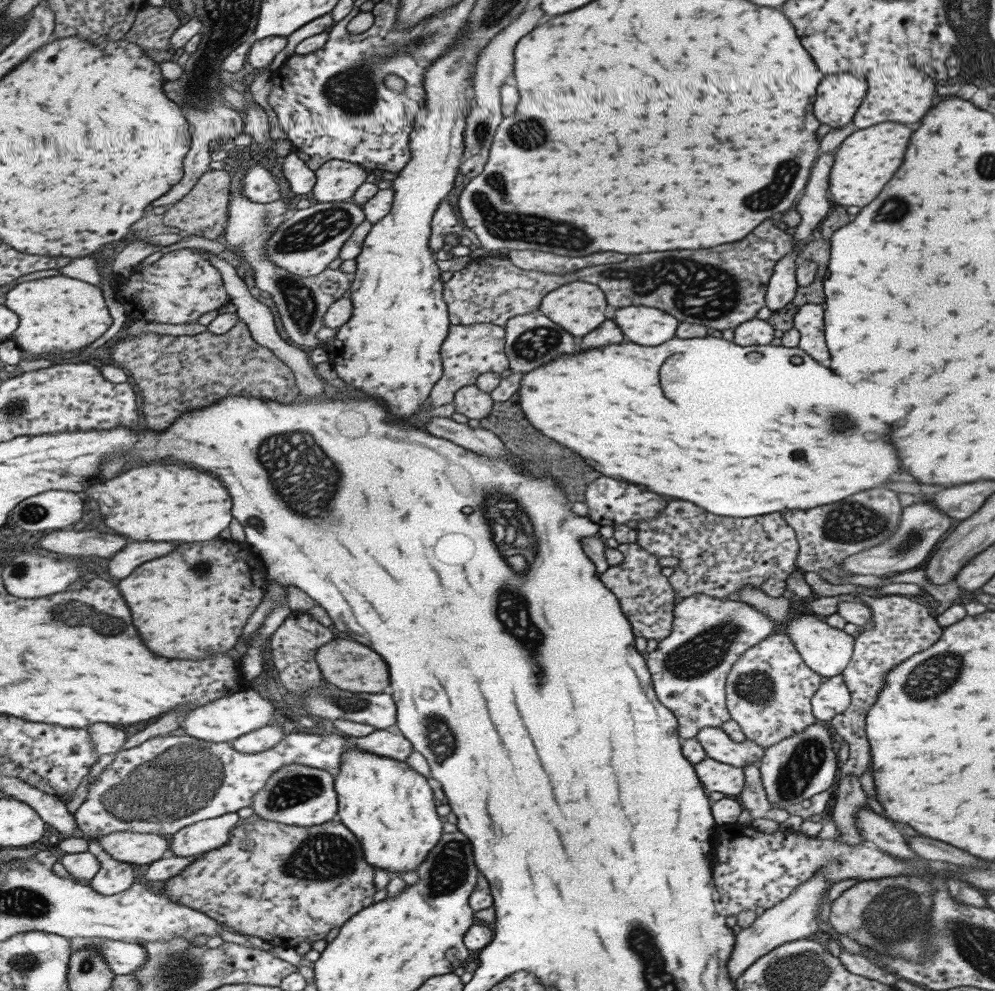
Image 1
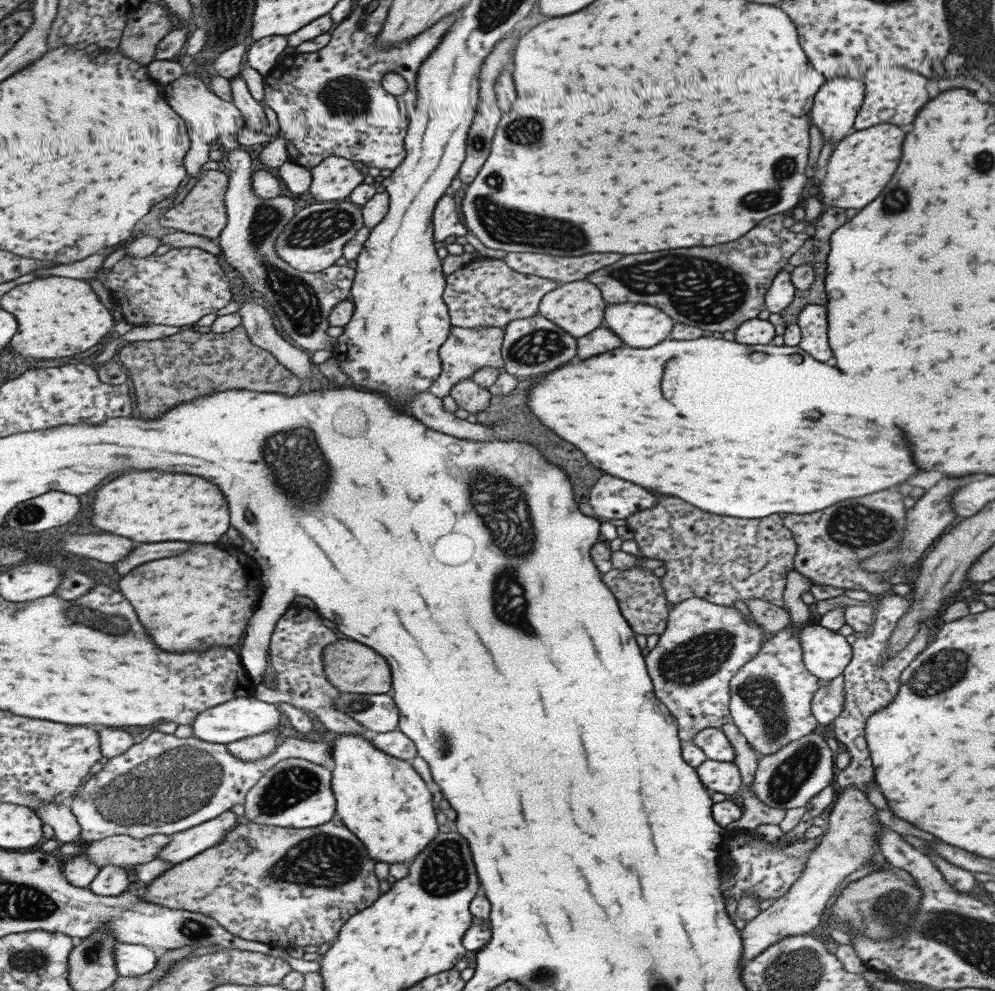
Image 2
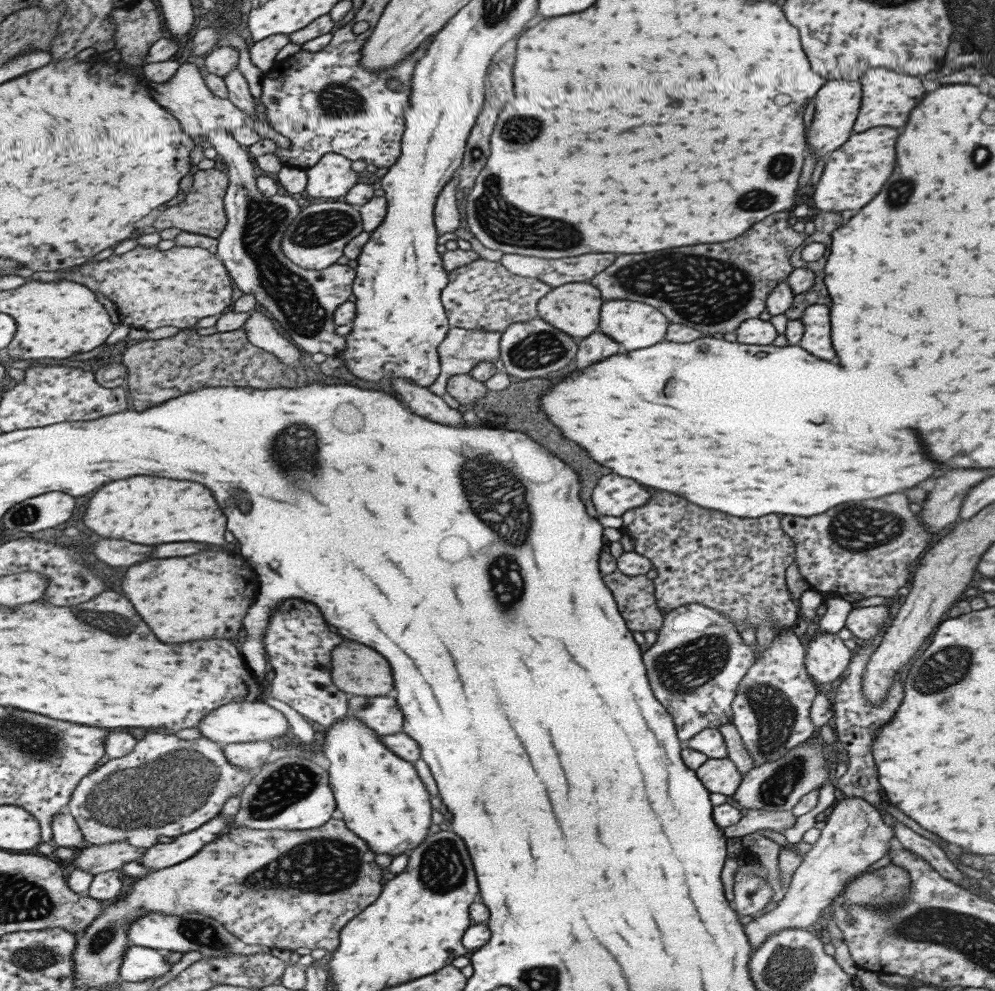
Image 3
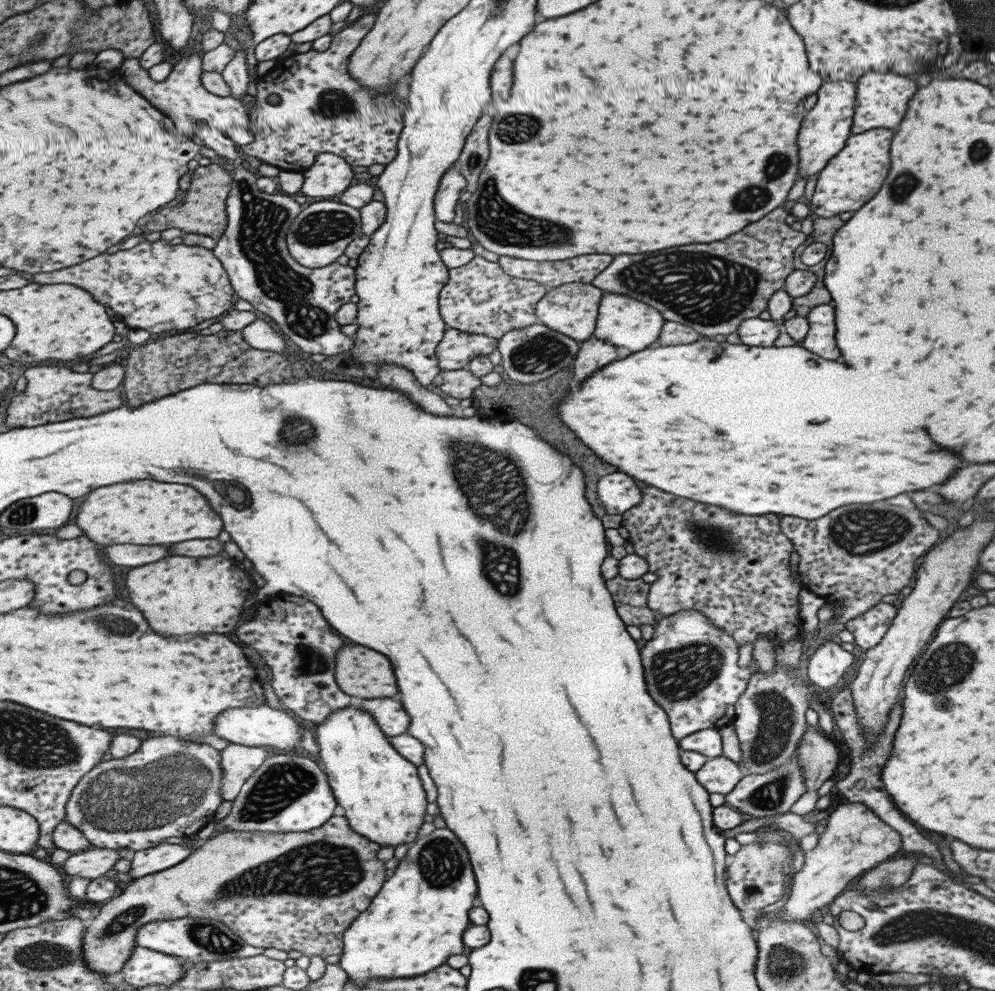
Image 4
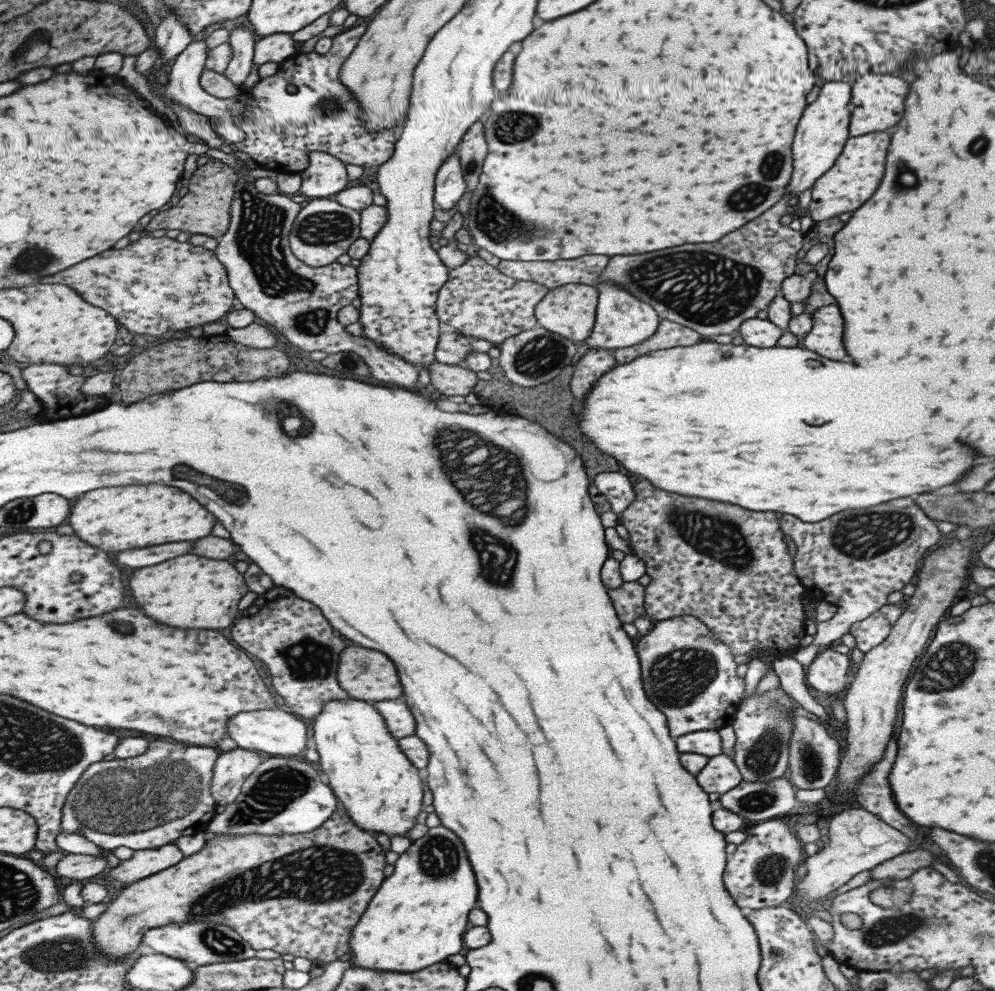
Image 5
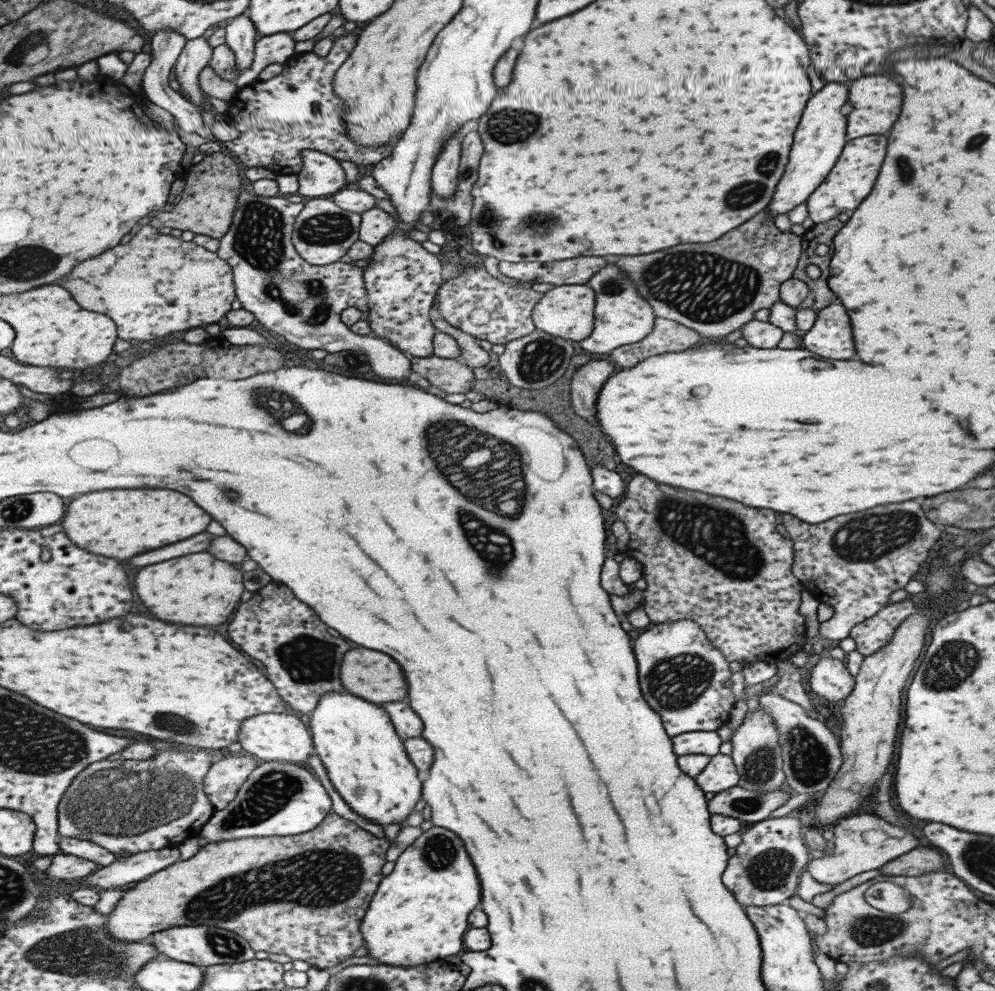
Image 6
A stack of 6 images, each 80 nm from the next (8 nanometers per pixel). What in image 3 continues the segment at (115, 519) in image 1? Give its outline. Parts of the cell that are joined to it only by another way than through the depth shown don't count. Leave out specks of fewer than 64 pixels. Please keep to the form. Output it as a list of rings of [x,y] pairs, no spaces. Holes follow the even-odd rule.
[[[149,476],[113,482],[93,494],[85,512],[85,524],[101,538],[121,538],[149,546],[169,542],[209,542],[224,551],[241,554],[240,549],[225,540],[225,512],[219,508],[211,490],[197,482]]]

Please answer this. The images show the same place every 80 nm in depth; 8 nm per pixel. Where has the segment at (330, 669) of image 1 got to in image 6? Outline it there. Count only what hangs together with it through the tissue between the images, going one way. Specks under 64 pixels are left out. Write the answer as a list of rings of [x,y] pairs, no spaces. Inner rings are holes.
[[[353,648],[344,658],[341,678],[347,692],[359,695],[361,698],[378,705],[399,702],[399,700],[407,698],[407,694],[409,694],[409,684],[405,680],[401,666],[389,654],[383,654],[377,650]]]

